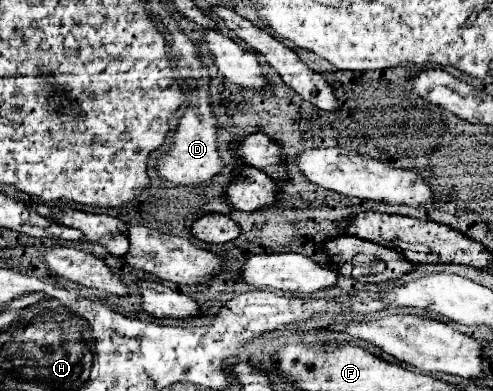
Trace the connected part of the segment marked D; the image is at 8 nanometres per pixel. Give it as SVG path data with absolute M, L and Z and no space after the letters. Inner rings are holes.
M198 86L198 102L192 102L188 106L186 116L182 116L174 134L174 148L160 160L158 172L174 184L200 186L204 182L210 182L216 174L220 174L222 168L224 160L218 156L218 120L210 106L208 88Z

